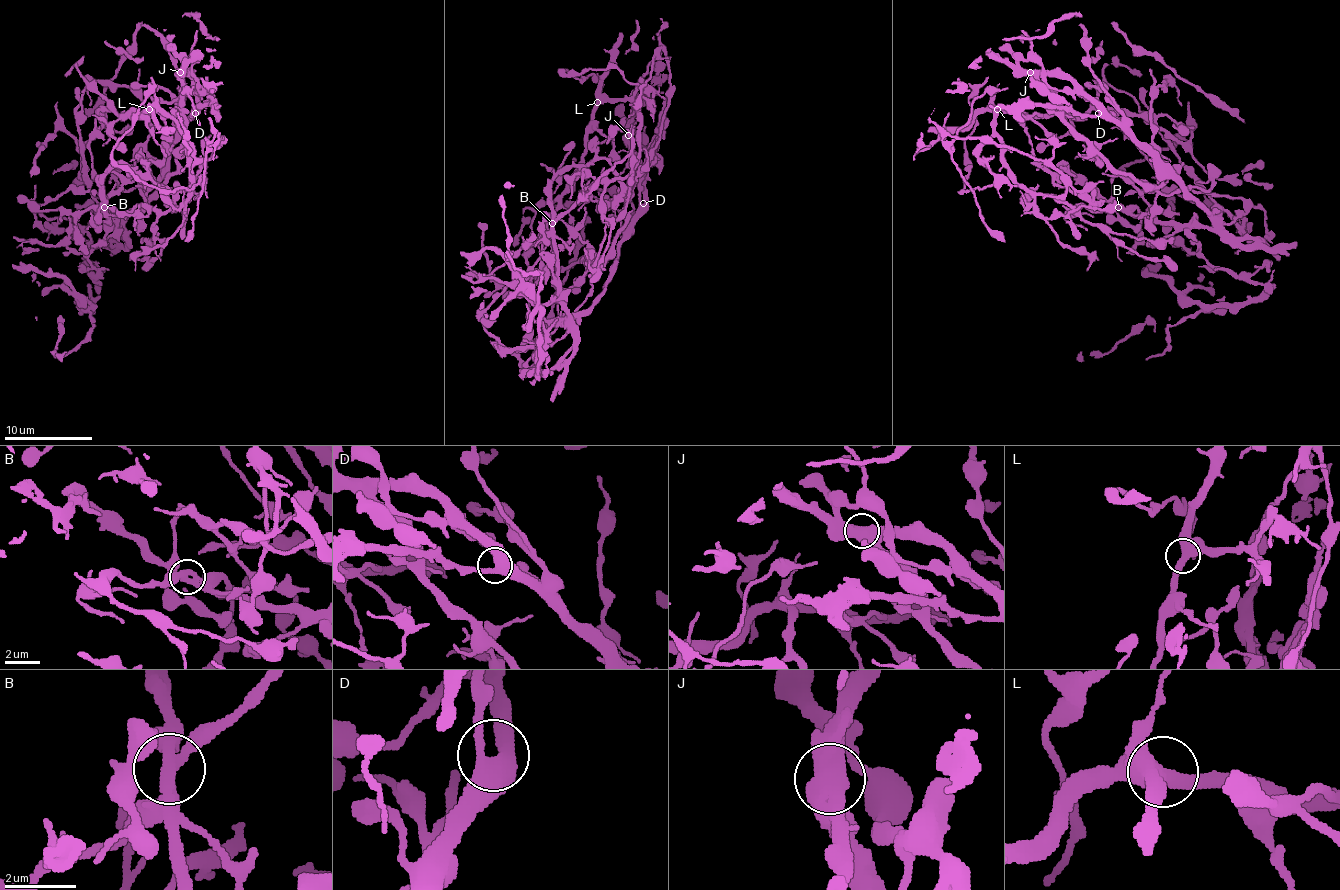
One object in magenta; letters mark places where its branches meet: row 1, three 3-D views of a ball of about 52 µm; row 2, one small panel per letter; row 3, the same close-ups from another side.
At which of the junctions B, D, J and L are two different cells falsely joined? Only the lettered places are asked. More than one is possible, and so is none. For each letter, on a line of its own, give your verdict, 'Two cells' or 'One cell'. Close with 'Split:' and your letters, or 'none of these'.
B: Two cells
D: One cell
J: Two cells
L: One cell
Split: B, J

